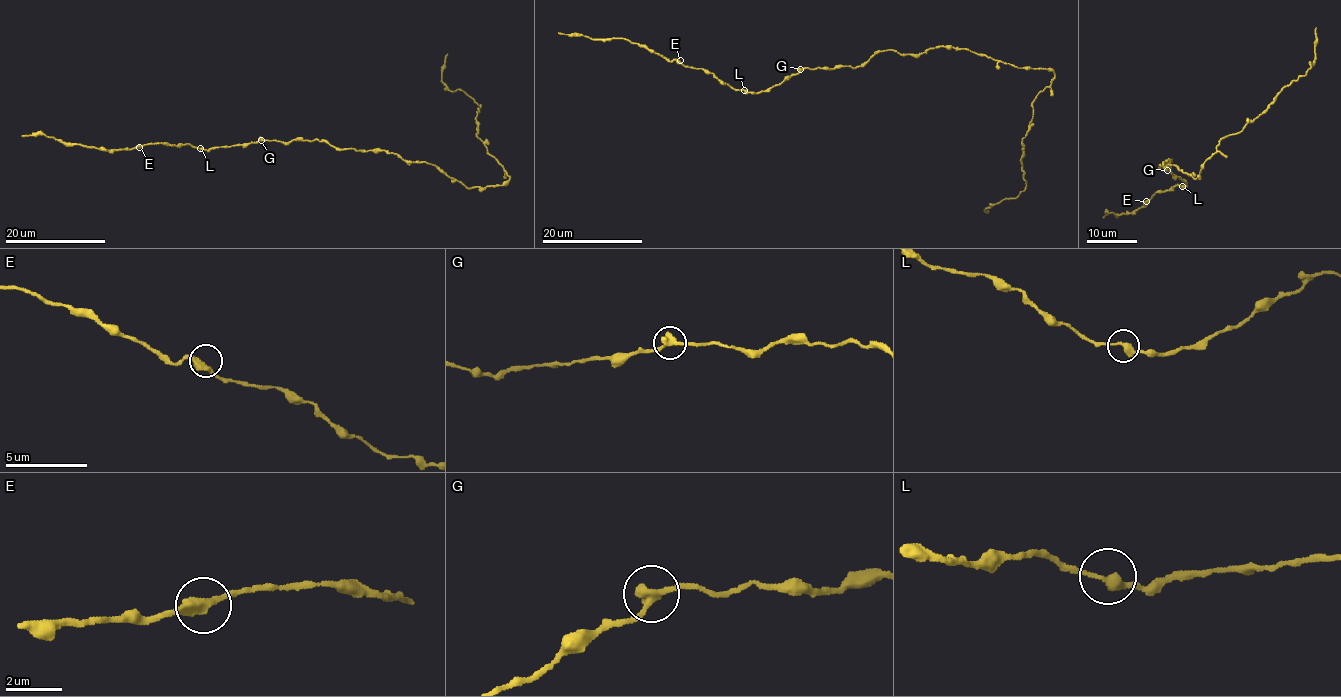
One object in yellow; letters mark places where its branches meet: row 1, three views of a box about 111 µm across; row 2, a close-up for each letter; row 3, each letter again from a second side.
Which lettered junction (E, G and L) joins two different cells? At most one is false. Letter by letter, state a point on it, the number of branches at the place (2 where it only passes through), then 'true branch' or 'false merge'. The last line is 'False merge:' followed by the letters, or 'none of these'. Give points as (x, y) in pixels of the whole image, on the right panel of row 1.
E: (1146, 201) | 2 | true branch
G: (1167, 170) | 2 | true branch
L: (1182, 186) | 2 | true branch
False merge: none of these

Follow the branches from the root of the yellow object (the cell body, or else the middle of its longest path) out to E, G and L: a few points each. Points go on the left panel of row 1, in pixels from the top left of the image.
E: (368, 151), (337, 149), (316, 140), (264, 140), (208, 149), (184, 144), (148, 143), (139, 147)
G: (368, 151), (337, 149), (317, 140), (261, 140)
L: (368, 151), (337, 149), (316, 140), (264, 140), (208, 149), (200, 148)

